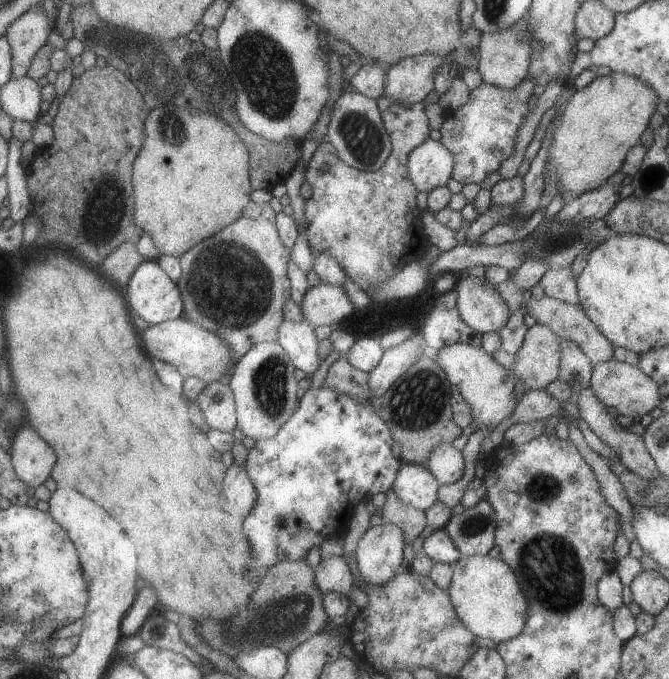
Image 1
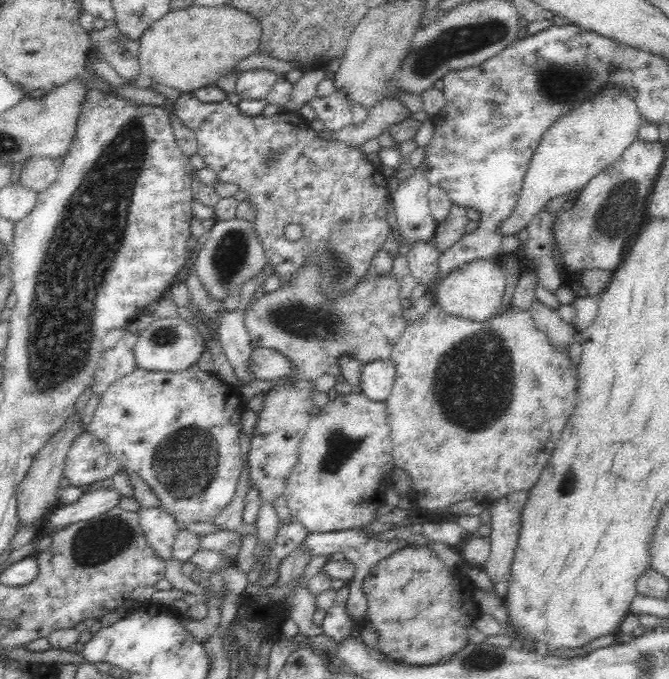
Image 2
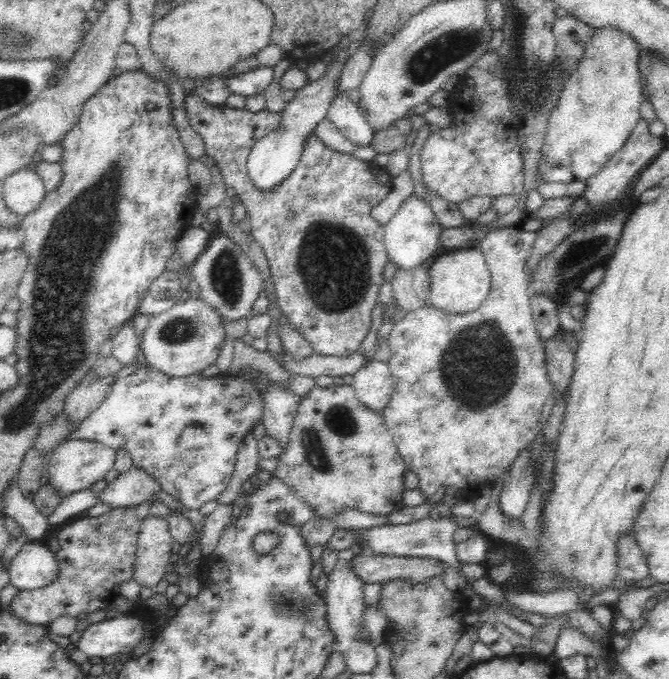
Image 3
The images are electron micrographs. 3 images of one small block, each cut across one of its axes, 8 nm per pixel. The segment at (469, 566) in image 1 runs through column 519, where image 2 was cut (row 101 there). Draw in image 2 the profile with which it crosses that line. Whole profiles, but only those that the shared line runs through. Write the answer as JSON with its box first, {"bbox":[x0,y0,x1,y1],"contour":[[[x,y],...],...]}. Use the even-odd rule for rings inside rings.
{"bbox":[499,86,645,236],"contour":[[[615,86],[604,88],[596,98],[582,102],[564,120],[556,120],[544,132],[541,144],[536,148],[530,166],[524,176],[523,186],[514,213],[499,228],[502,236],[517,235],[526,229],[548,205],[572,192],[580,191],[607,167],[611,167],[637,140],[639,128],[645,124],[636,103]]]}

